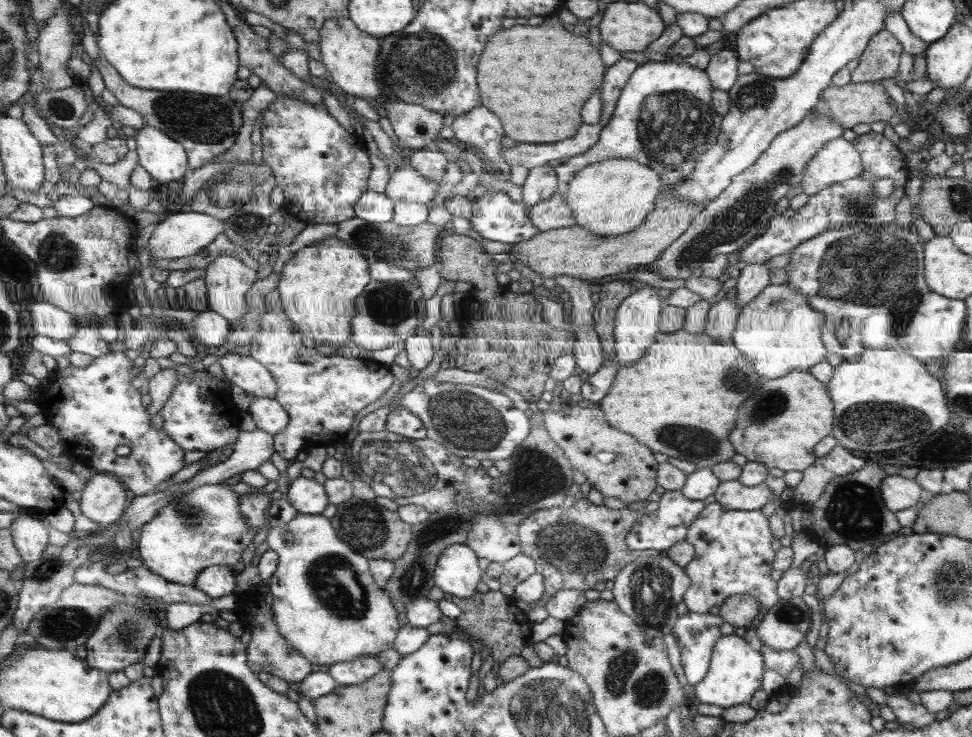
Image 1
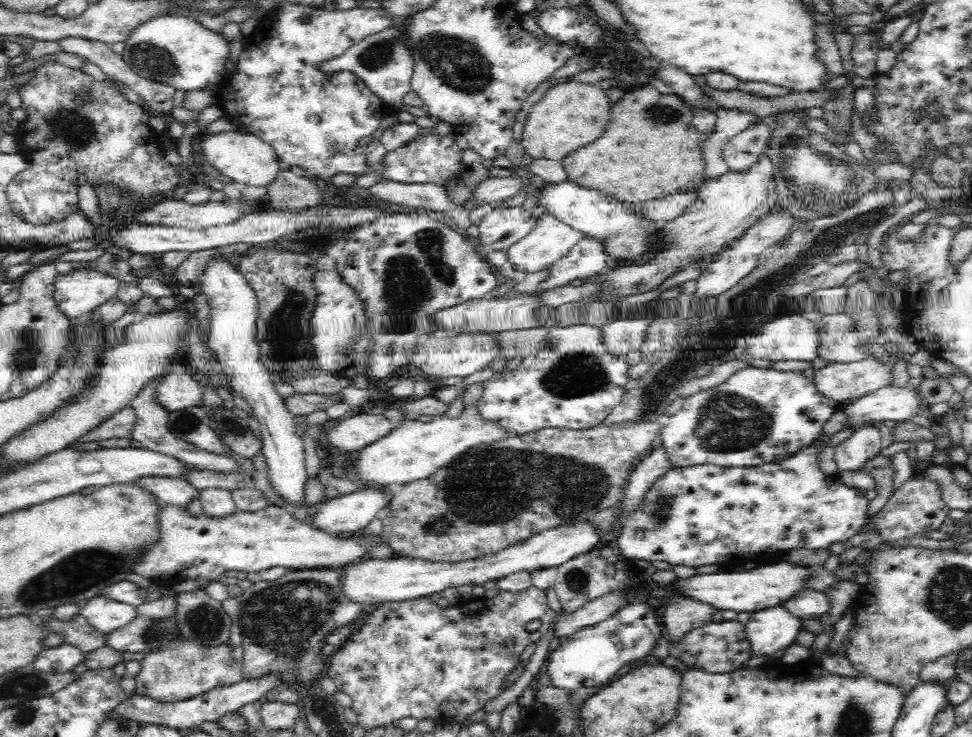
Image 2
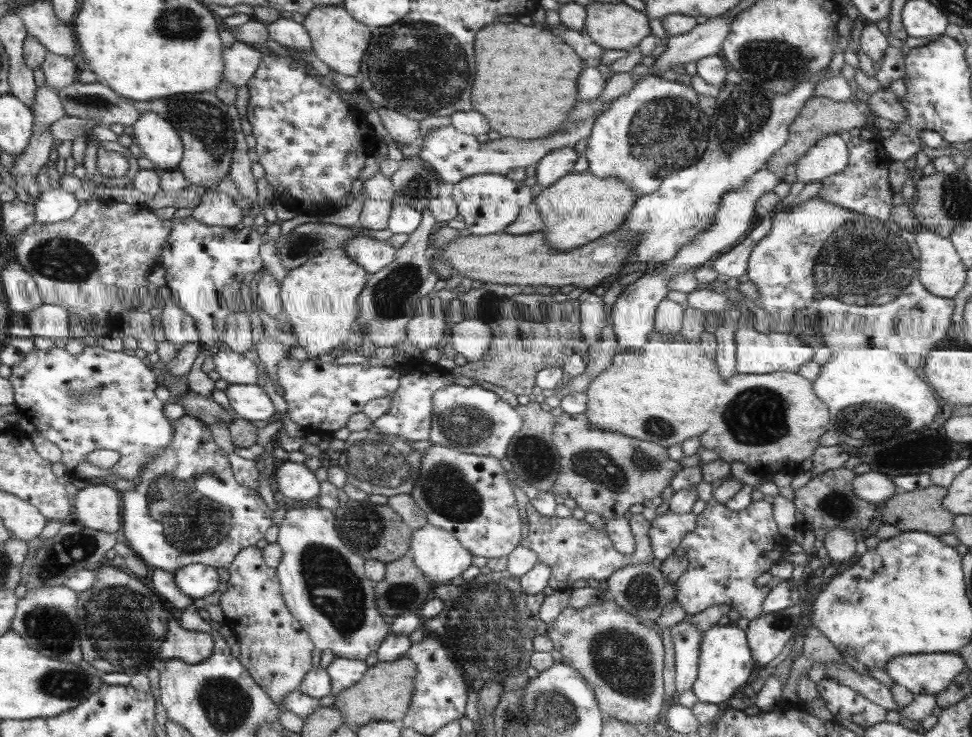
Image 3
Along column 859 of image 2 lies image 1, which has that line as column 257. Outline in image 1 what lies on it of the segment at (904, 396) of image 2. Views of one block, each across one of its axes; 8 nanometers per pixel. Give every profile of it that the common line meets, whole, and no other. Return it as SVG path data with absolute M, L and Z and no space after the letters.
M254 398L246 410L257 429L269 434L277 434L288 425L287 411L275 398Z

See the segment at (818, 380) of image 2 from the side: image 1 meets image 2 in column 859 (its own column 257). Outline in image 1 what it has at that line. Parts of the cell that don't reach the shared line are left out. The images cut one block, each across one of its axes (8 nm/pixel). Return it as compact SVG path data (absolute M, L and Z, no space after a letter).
M227 353L219 357L225 380L239 386L254 398L273 398L276 394L276 379L269 370L249 355Z

